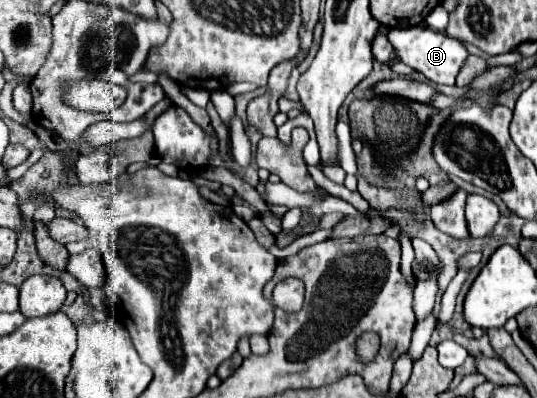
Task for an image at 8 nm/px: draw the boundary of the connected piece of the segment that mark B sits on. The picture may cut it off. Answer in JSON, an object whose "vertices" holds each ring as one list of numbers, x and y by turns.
{"vertices":[[427,27,391,29,387,37,393,43,393,47,397,51,397,57,405,65,409,65,415,71,423,73,429,81,441,83,441,85,455,85,455,77,461,71,465,59,469,57,469,51,461,41,451,39,445,33,439,33,439,31,433,31,433,29,427,29]]}

